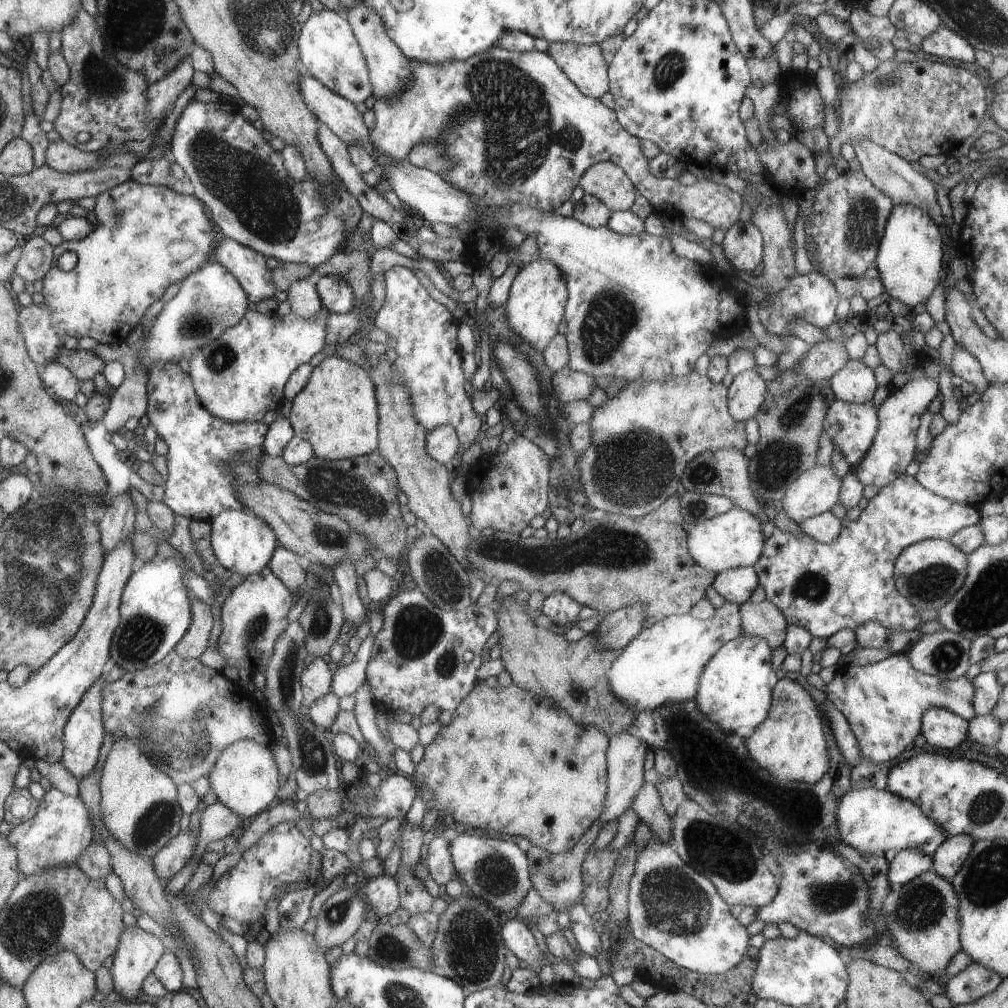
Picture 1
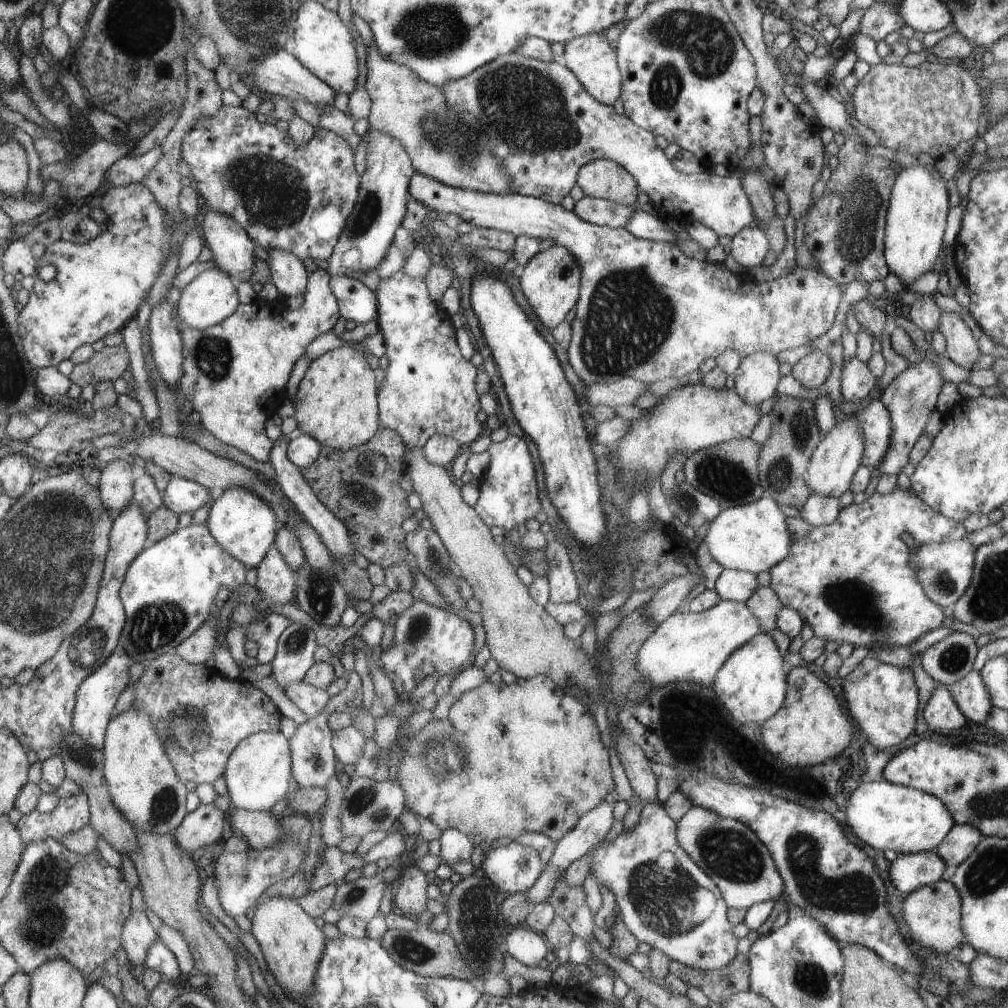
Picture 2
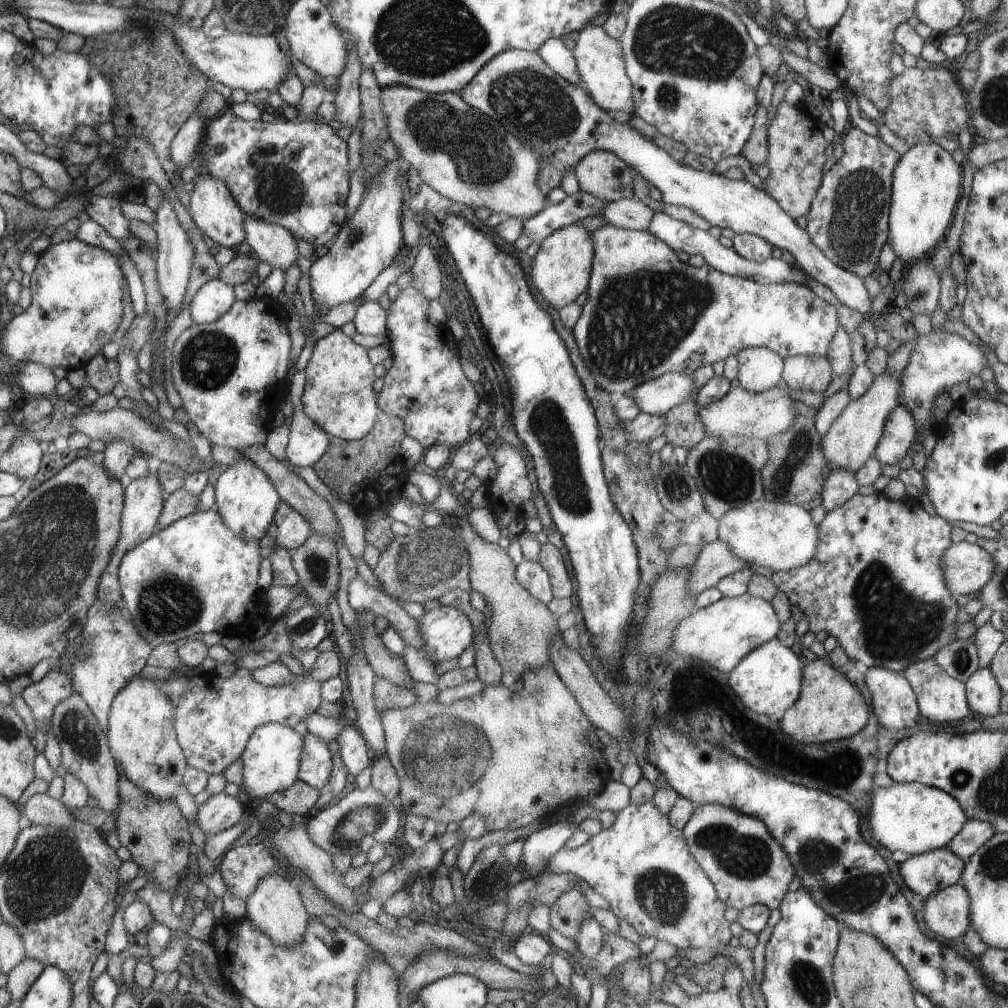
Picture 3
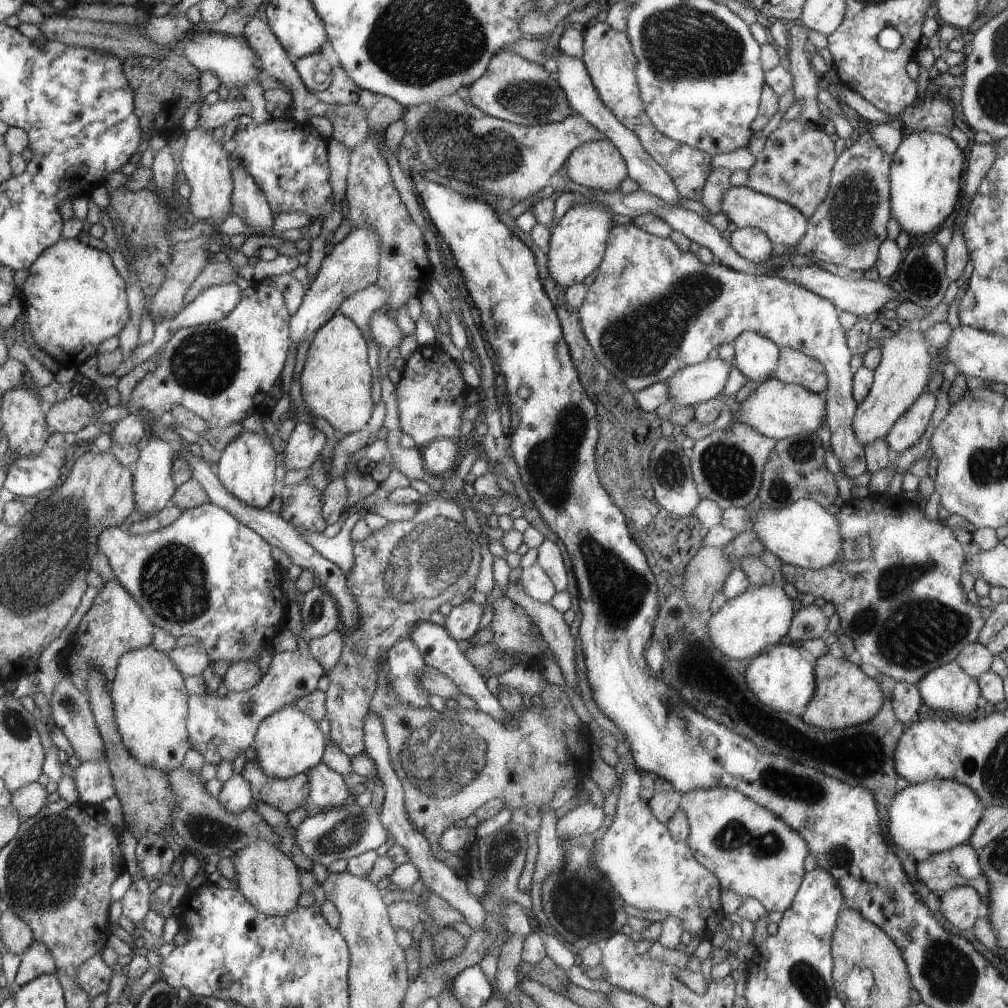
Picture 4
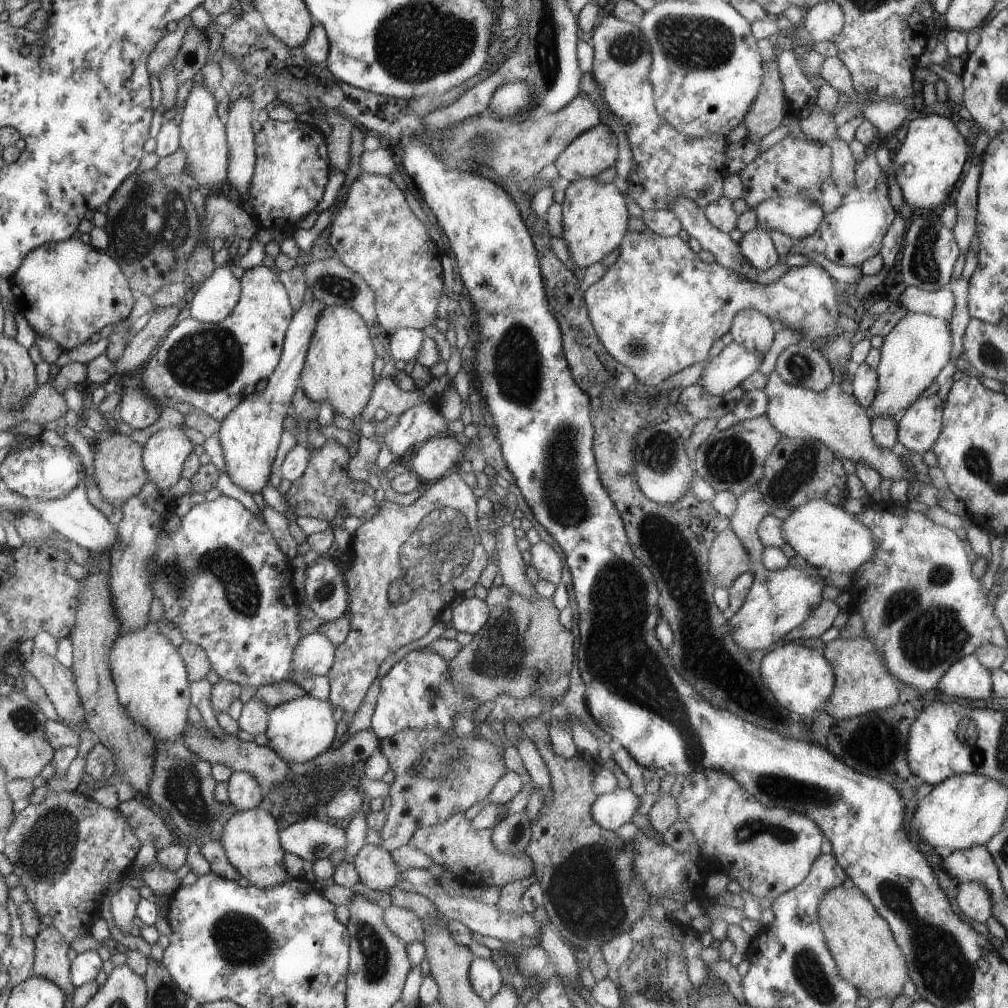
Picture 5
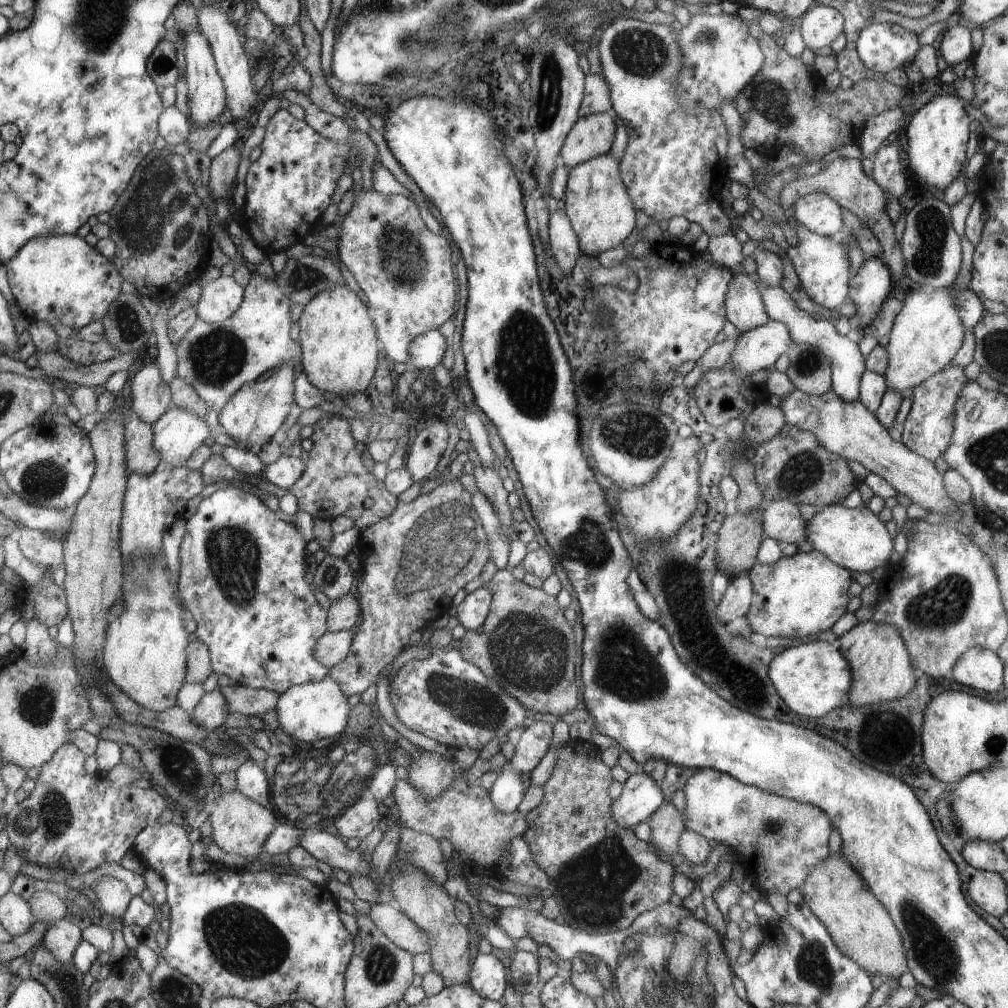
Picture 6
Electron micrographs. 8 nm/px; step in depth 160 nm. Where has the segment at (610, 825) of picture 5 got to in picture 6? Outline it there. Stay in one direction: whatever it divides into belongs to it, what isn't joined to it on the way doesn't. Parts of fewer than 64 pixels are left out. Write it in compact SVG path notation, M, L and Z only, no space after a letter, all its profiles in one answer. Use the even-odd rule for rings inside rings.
M640 769L623 784L623 791L613 800L611 814L620 826L635 827L647 820L664 800L659 785Z

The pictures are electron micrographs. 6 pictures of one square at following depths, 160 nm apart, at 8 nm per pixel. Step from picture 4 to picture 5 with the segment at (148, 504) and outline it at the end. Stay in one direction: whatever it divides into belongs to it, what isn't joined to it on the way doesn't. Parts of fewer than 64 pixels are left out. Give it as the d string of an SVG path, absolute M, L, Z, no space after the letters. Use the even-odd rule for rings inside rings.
M166 424L165 428L153 434L144 444L144 464L149 472L149 480L154 480L160 488L172 488L181 481L181 474L184 472L185 462L193 453L194 444L185 435L184 426L173 426Z

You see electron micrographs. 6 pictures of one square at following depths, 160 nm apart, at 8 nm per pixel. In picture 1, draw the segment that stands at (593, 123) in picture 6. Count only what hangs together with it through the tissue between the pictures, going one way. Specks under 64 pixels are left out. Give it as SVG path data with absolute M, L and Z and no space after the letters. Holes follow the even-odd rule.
M600 161L582 176L579 187L586 195L598 197L611 213L627 211L638 192L632 179L620 165Z

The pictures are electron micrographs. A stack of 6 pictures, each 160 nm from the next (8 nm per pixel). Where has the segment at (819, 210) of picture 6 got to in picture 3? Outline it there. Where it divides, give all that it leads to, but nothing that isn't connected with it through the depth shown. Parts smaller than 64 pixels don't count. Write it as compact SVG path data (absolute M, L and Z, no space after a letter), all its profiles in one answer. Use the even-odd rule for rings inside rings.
M512 49L497 54L460 91L461 97L490 122L503 126L516 135L527 147L545 159L537 182L548 196L561 185L562 178L587 154L608 151L627 162L646 182L660 190L661 201L694 210L711 224L730 228L736 234L750 233L769 242L774 248L788 250L798 266L809 277L828 286L844 306L858 310L864 317L872 317L871 296L864 279L836 266L812 241L805 229L772 198L746 179L734 180L724 175L699 171L674 160L654 141L634 129L629 122L620 123L604 110L582 85L571 83L556 74L536 51Z

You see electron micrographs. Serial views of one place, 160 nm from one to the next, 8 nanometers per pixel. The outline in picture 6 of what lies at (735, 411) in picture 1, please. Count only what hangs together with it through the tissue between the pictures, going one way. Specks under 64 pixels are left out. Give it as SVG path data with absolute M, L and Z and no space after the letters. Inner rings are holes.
M733 275L725 294L725 317L740 334L764 326L769 321L752 275Z

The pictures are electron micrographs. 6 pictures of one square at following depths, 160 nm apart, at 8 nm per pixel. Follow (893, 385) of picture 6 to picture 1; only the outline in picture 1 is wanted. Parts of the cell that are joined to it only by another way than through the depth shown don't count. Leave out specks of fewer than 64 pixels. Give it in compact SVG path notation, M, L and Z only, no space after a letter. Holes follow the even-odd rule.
M816 464L787 488L779 508L792 522L800 526L807 518L830 511L838 503L842 481L832 468Z

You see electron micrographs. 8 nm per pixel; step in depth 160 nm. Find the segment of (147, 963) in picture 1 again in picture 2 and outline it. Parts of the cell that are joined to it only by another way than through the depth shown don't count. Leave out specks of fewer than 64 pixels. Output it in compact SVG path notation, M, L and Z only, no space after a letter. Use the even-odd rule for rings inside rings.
M135 912L128 918L123 934L124 945L122 948L133 967L145 964L149 948L158 939L156 932L157 929L152 927L146 913Z

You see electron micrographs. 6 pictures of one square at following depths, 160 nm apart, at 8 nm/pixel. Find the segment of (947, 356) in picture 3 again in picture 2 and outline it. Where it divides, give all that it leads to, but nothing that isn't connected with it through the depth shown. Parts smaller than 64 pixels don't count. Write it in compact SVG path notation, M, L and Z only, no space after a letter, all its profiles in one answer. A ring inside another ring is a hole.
M931 352L924 362L904 370L890 382L879 396L880 402L886 406L889 412L893 427L885 459L882 459L882 462L876 467L881 474L880 476L894 475L897 477L904 470L904 466L909 463L910 451L920 435L924 433L928 417L939 406L940 392L945 381L938 371L937 363L932 361L933 355Z

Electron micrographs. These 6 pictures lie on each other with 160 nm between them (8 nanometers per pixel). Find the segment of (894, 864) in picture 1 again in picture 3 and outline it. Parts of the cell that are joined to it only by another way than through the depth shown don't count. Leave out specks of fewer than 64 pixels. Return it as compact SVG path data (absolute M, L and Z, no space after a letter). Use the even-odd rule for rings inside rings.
M942 847L910 856L900 863L899 873L913 893L930 896L958 883L965 864L956 853Z

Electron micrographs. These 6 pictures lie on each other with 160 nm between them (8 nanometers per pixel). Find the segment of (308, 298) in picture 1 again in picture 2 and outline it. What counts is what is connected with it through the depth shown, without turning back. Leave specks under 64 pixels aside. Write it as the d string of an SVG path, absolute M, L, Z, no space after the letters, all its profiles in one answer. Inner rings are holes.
M268 249L271 282L285 298L306 296L309 272L305 271L302 259L282 249Z

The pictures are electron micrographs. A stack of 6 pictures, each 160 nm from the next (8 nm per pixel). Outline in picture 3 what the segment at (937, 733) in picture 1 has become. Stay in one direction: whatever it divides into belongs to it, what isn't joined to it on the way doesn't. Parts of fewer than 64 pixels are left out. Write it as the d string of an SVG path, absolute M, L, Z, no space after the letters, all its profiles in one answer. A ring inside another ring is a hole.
M932 657L909 664L902 674L914 689L917 715L921 715L922 724L958 722L970 716L965 683L946 674Z

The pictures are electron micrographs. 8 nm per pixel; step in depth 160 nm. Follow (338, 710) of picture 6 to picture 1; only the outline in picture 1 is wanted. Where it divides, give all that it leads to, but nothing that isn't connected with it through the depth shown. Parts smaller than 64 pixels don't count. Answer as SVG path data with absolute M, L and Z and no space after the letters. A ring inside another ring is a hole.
M242 739L233 742L218 756L216 765L207 779L216 794L217 802L245 819L262 812L276 798L278 776L280 772L276 768L270 748L250 739Z

